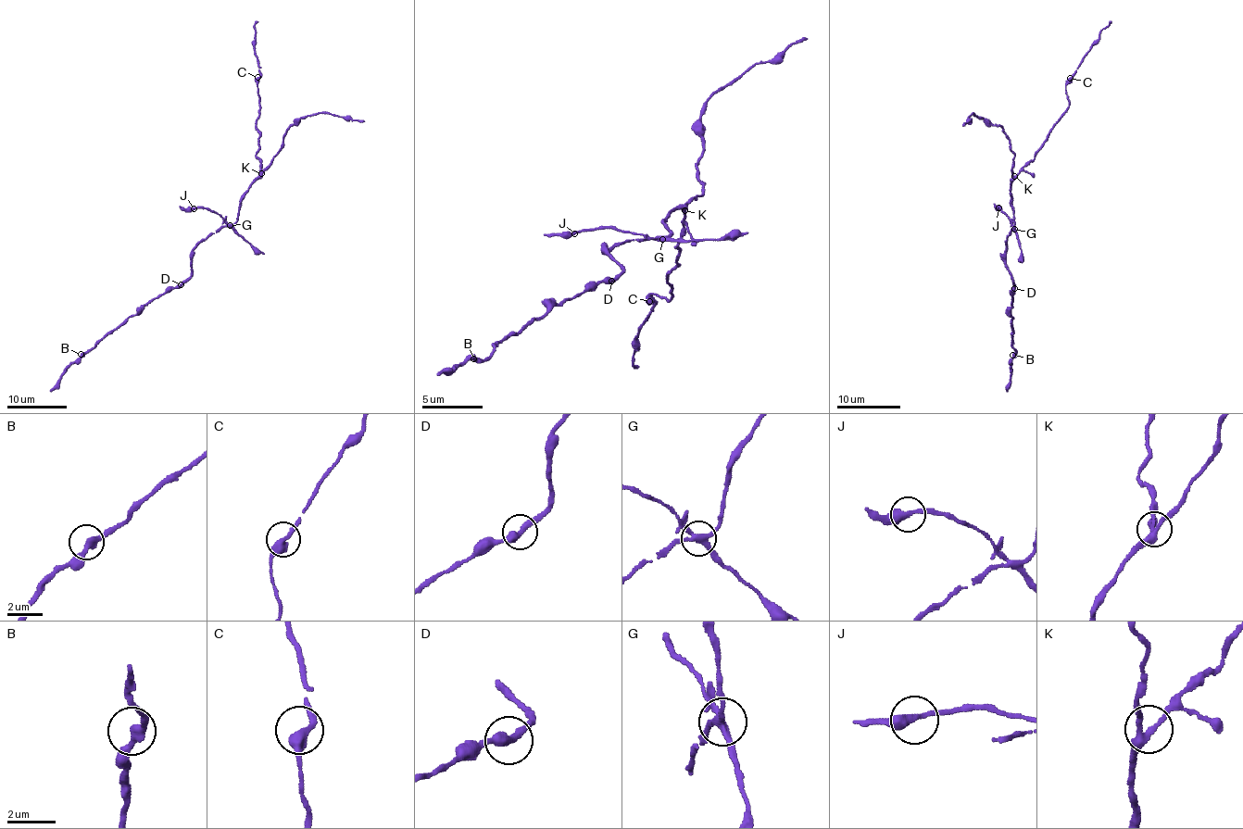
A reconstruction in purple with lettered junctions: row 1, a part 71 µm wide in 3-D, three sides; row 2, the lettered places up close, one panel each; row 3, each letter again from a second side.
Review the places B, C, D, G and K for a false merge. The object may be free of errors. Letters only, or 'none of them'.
G

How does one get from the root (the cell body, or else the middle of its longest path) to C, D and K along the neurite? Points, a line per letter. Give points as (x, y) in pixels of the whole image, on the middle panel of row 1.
C: (657, 237), (670, 233), (661, 224), (680, 207), (679, 263), (666, 280), (671, 295), (649, 292), (649, 301)
D: (657, 237), (624, 239), (606, 251), (604, 255), (614, 257), (622, 267), (611, 281)
K: (657, 237), (670, 233), (670, 230), (664, 228), (666, 225), (661, 224), (668, 213), (679, 208), (684, 210)

